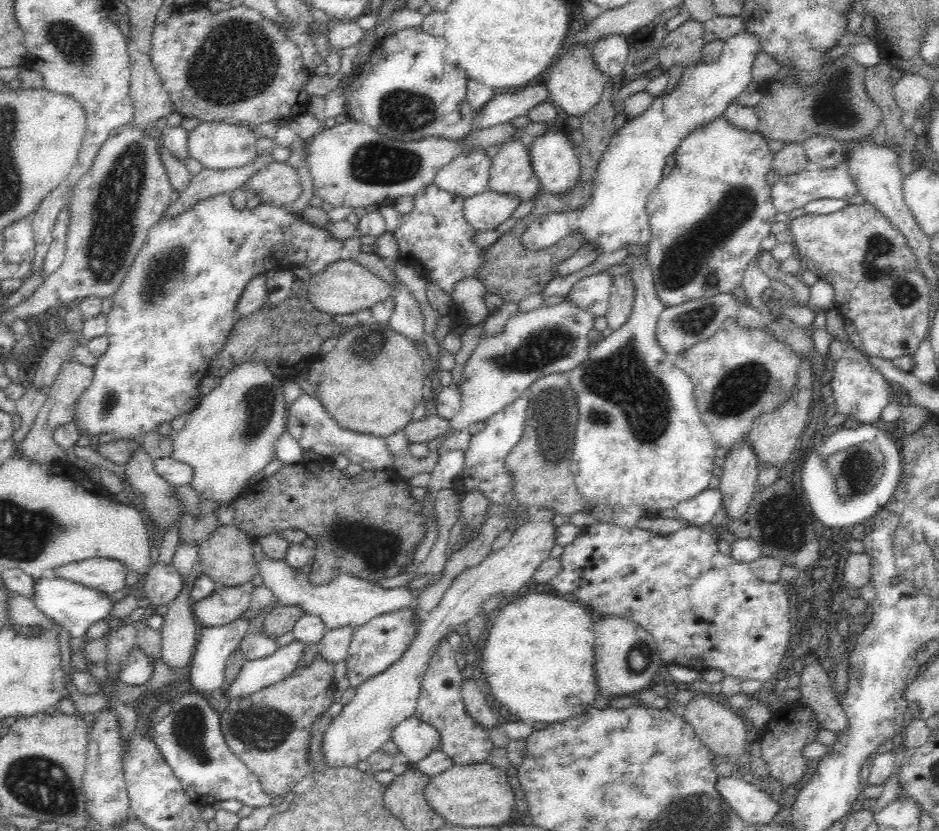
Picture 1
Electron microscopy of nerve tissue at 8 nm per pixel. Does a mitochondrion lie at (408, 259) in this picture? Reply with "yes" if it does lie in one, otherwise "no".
no

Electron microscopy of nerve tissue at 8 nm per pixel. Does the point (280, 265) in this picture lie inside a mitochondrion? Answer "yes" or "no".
no

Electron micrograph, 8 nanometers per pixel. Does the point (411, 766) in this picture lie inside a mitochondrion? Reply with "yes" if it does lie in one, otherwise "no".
no

